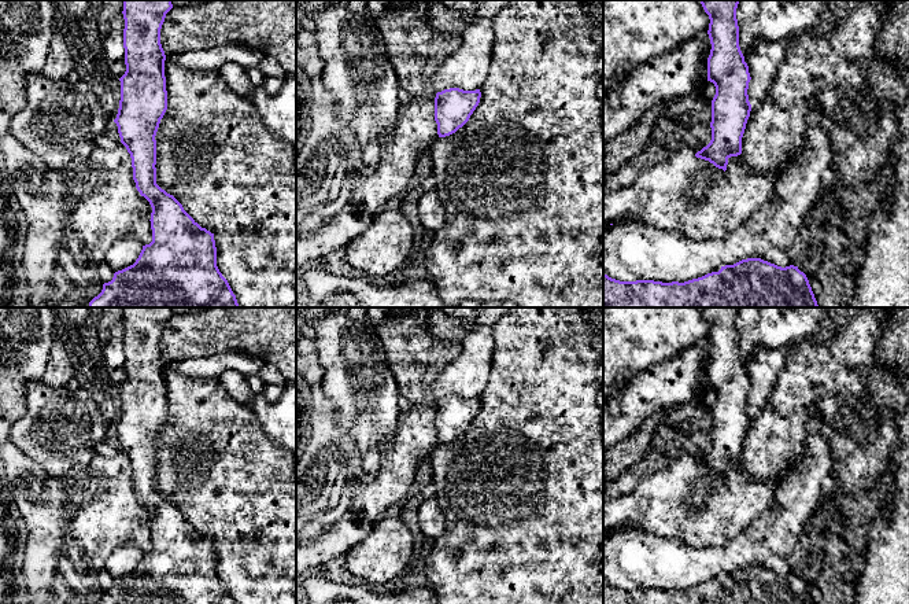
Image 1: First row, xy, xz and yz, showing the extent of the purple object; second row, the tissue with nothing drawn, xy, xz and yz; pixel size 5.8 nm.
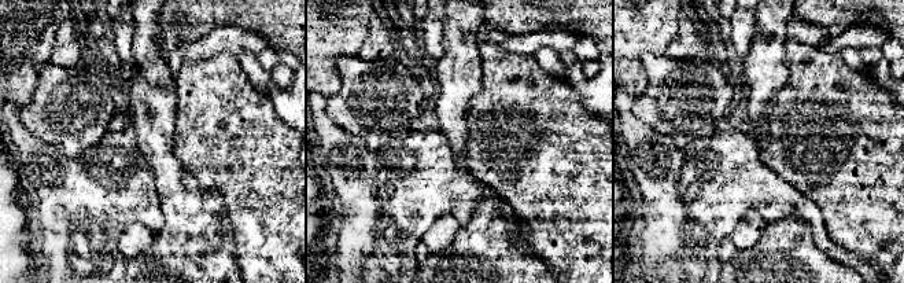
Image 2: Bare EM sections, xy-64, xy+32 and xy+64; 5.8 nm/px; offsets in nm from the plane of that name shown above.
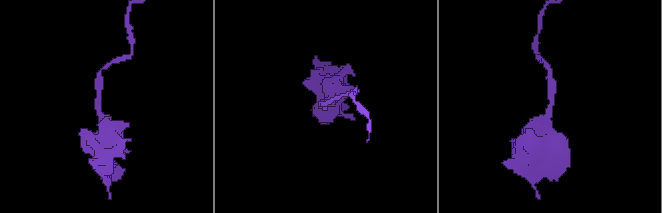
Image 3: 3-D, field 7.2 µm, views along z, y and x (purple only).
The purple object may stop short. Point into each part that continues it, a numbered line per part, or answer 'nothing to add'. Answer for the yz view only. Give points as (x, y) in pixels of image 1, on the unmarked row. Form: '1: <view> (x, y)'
nothing to add

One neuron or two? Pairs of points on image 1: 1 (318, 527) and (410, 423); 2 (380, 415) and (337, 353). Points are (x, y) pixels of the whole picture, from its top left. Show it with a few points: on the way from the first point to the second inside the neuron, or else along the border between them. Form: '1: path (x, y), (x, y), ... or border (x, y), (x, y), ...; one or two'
1: path (348, 505), (358, 504), (399, 463), (402, 453); one
2: path (364, 400), (353, 393), (353, 382), (343, 369); one

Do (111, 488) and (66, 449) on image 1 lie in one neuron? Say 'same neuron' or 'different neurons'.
different neurons

